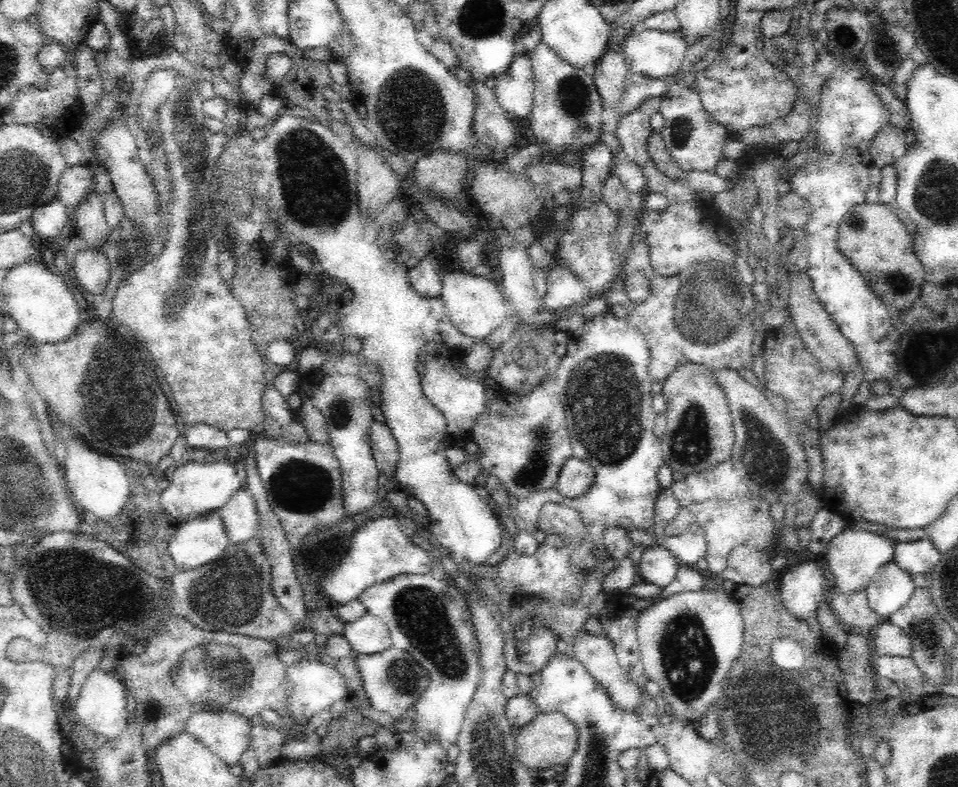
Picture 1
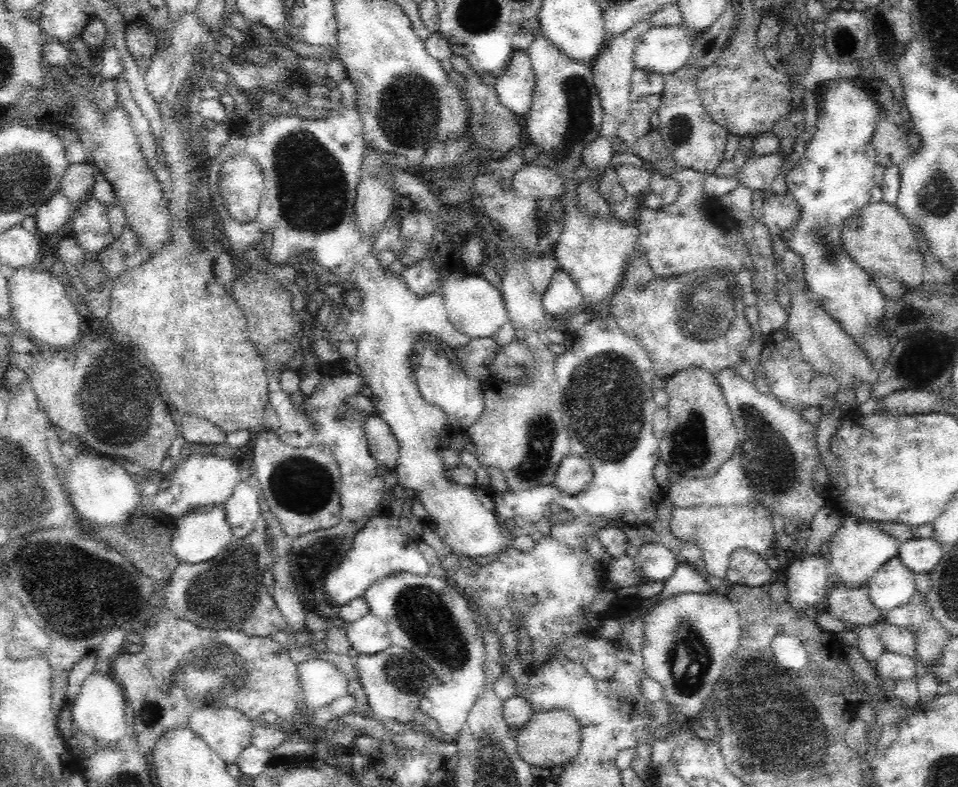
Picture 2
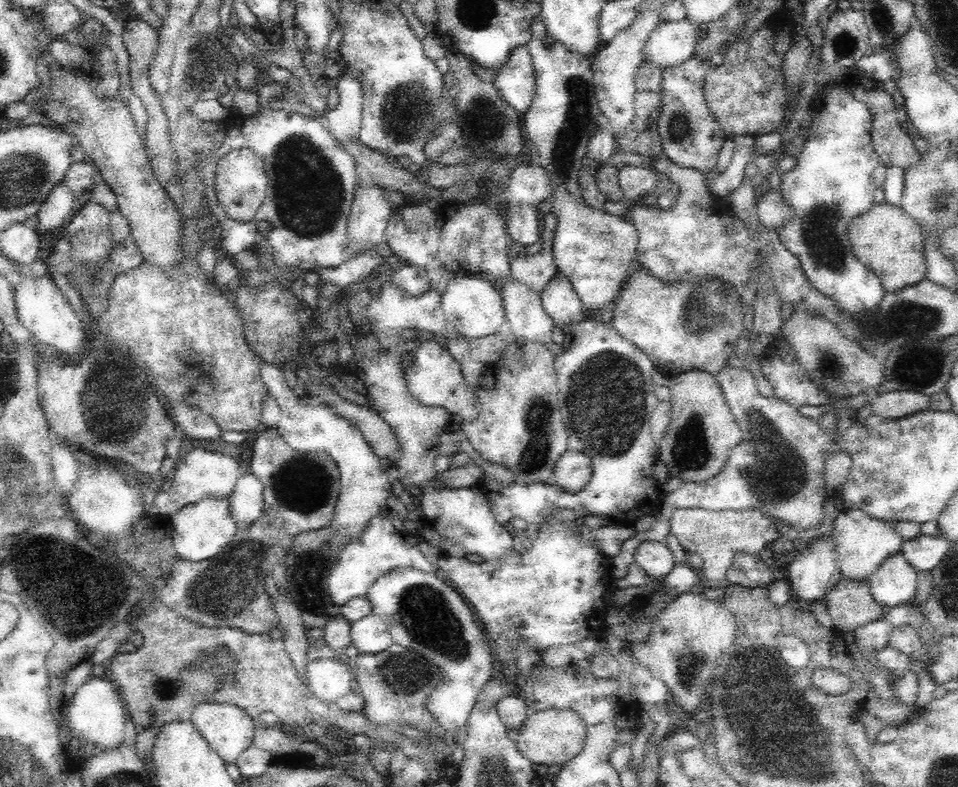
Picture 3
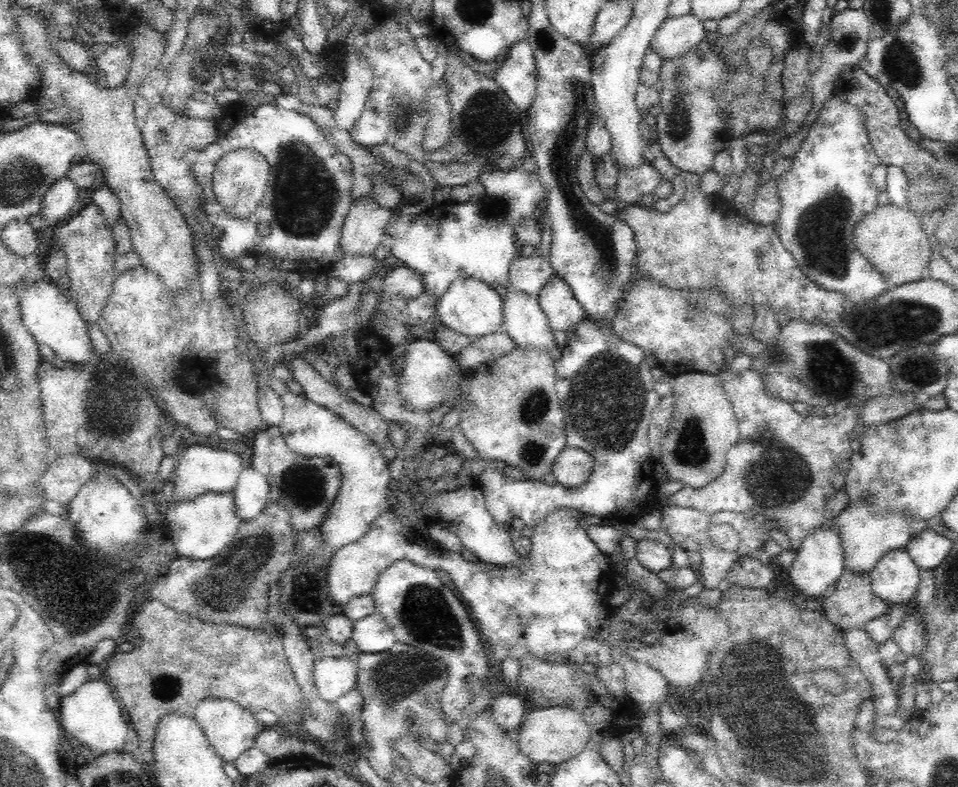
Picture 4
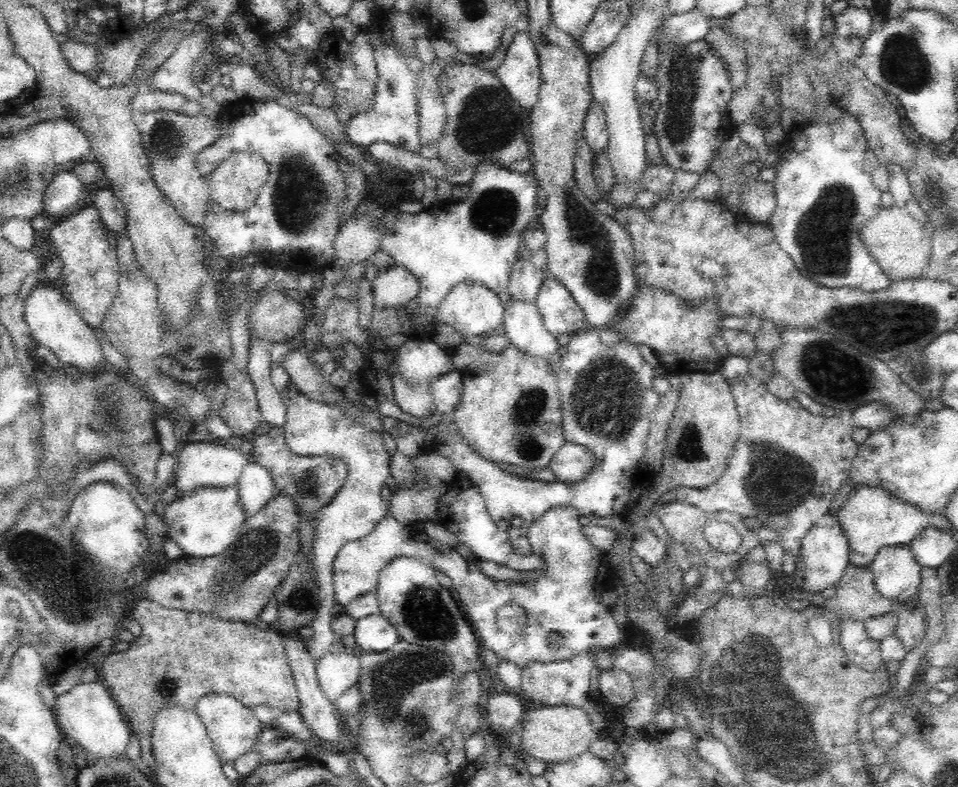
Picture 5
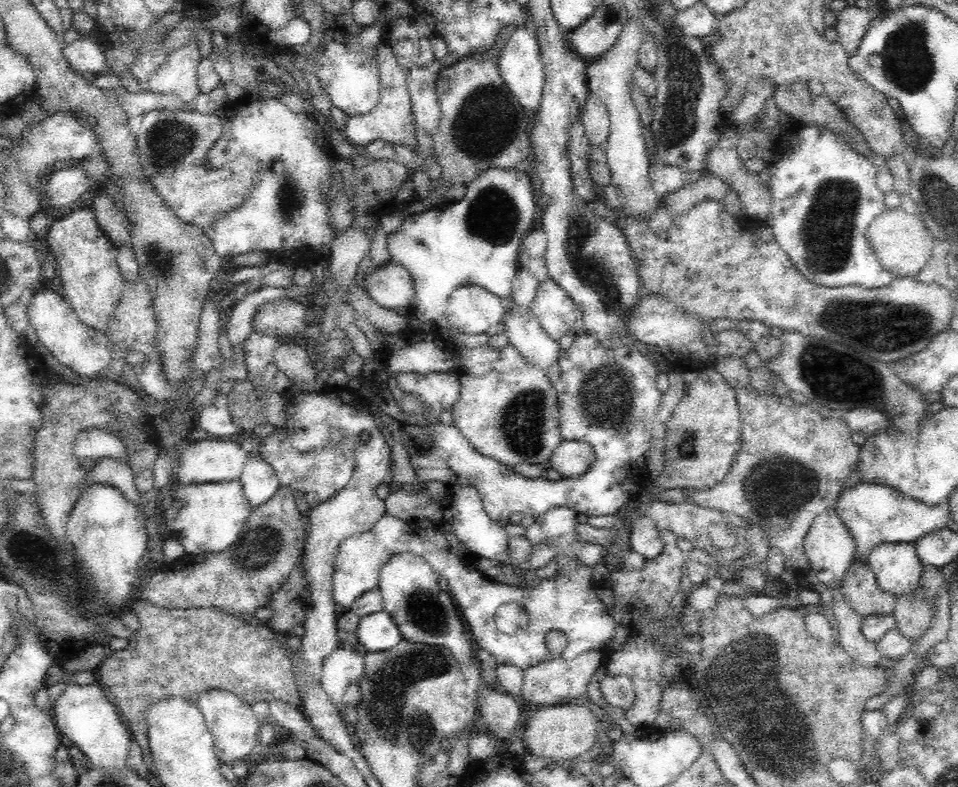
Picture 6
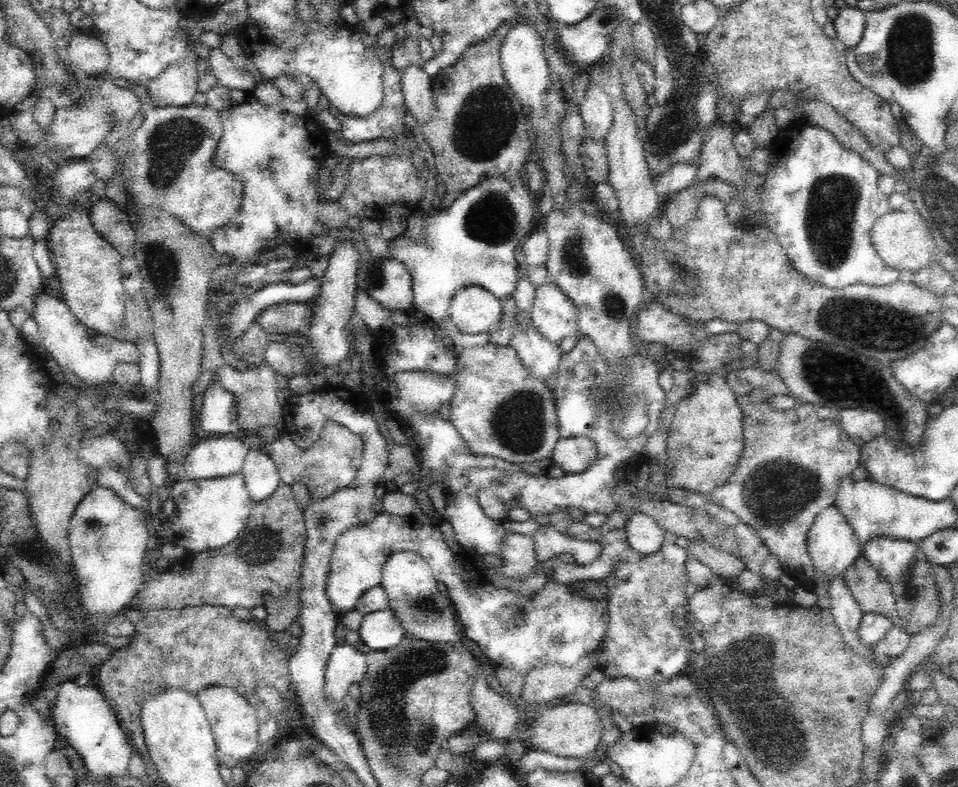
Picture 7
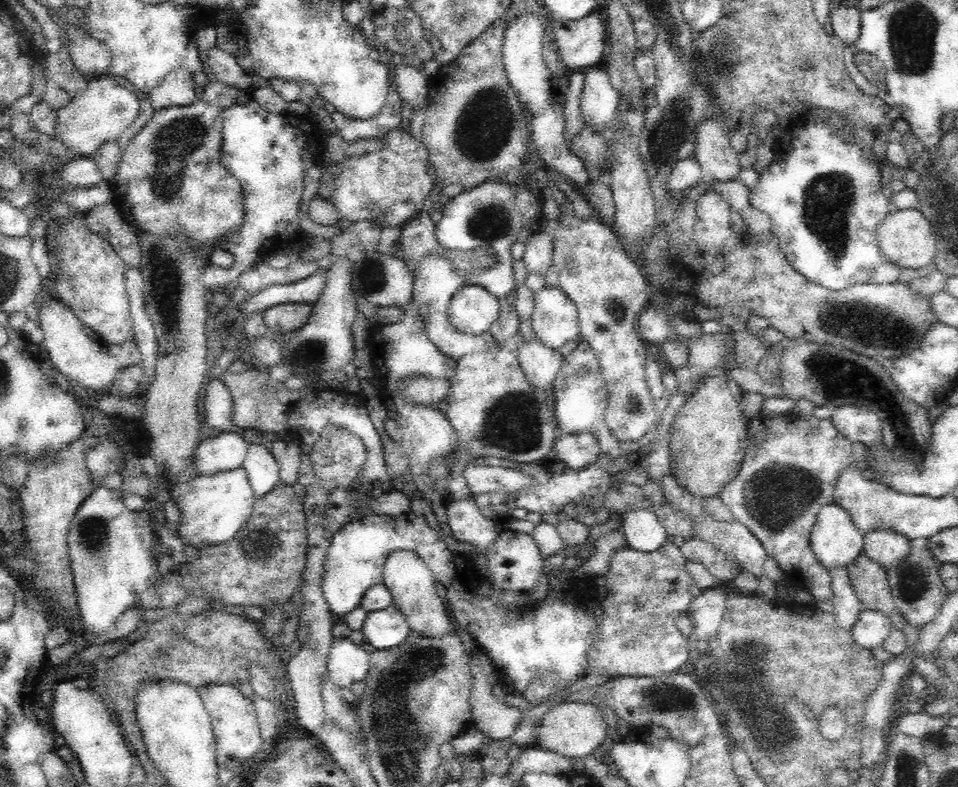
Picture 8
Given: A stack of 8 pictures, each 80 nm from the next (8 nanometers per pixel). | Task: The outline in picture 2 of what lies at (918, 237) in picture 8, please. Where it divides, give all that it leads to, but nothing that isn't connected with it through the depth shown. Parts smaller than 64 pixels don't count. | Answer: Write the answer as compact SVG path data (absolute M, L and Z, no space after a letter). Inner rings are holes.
M868 201L866 206L850 214L842 225L844 249L858 266L870 273L886 300L914 293L924 284L925 260L918 248L914 225L896 205Z

